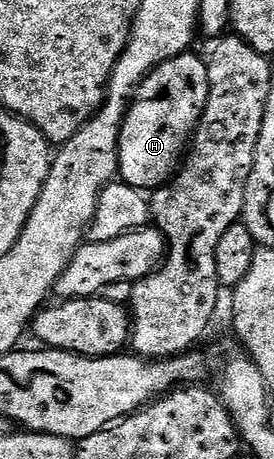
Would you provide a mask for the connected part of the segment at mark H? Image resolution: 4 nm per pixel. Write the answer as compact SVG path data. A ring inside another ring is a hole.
M195 52L165 60L165 64L151 70L127 107L119 137L118 177L144 192L166 186L184 161L185 151L195 136L208 100L207 63Z

